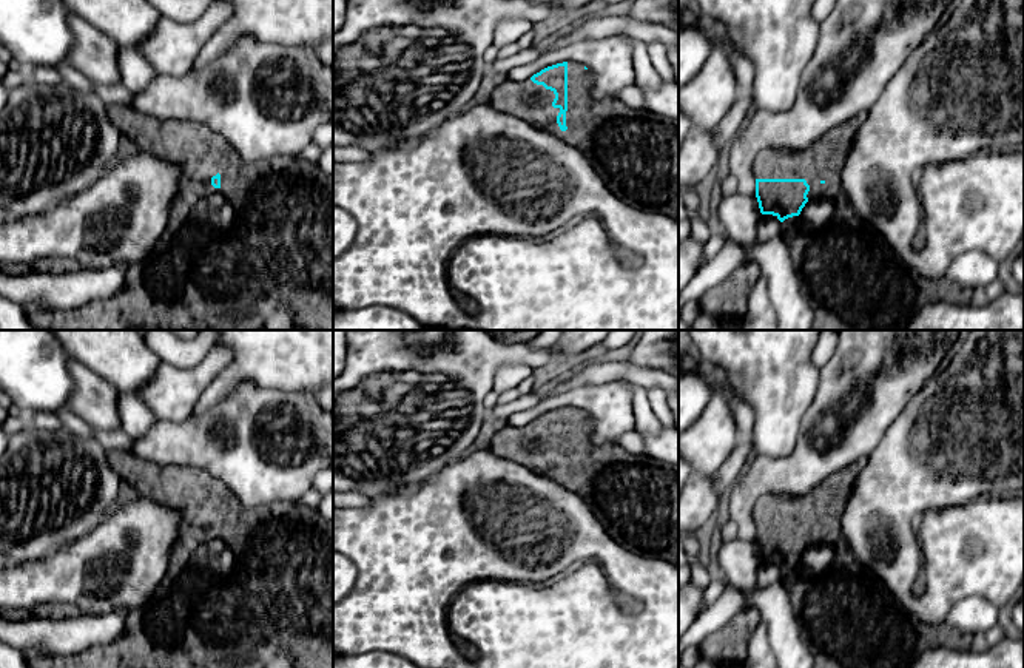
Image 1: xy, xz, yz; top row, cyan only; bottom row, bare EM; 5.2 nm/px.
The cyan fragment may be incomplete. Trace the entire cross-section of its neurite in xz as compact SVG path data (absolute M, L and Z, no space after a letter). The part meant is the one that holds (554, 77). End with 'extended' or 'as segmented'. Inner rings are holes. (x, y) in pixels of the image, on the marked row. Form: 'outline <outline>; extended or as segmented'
outline M575 62L547 66L524 82L500 83L490 94L490 105L575 147L588 157L605 185L625 204L679 221L679 122L649 110L634 110L620 99L595 100L591 71Z; extended

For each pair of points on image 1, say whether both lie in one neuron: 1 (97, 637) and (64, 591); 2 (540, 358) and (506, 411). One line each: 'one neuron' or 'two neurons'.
1: two neurons
2: two neurons

